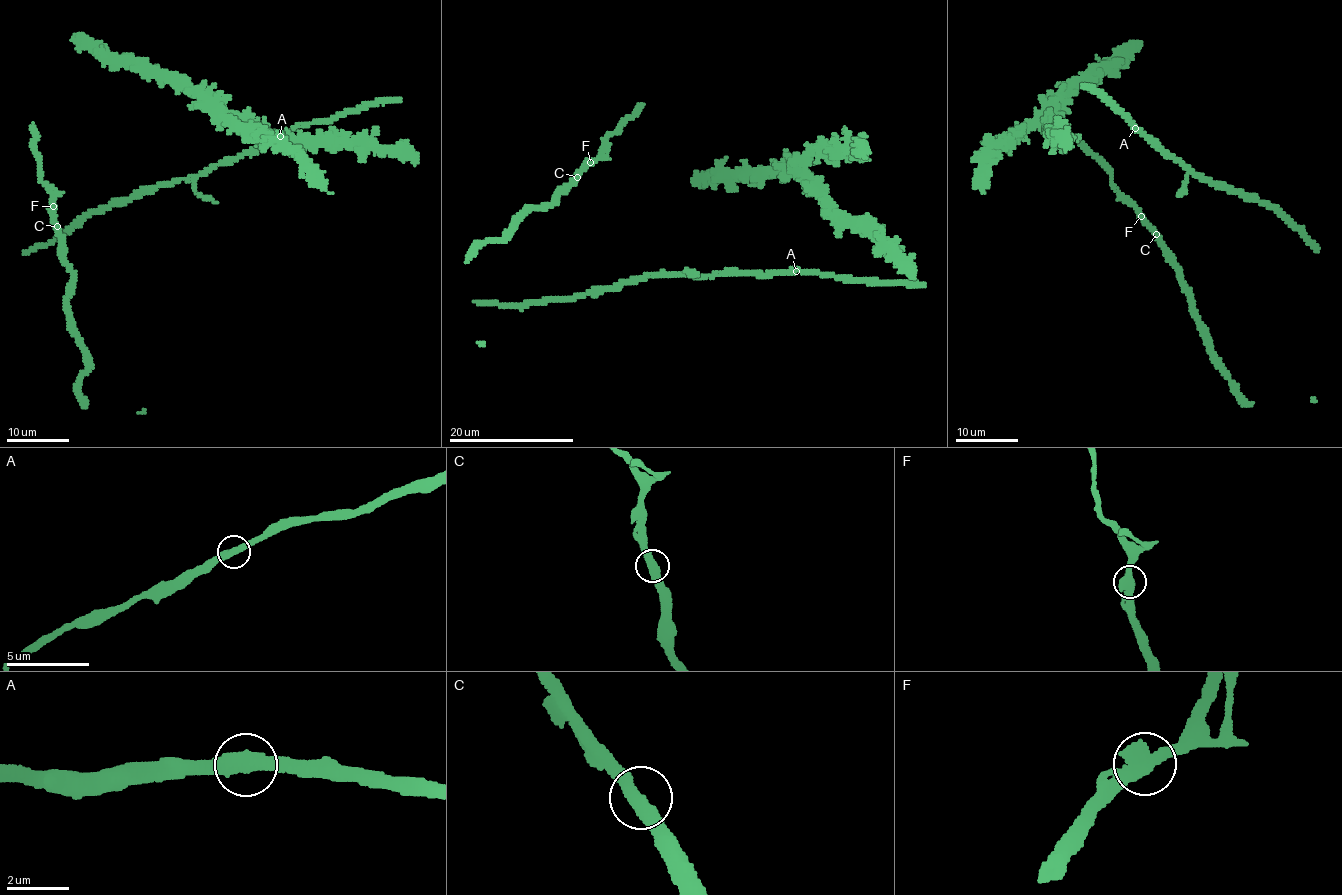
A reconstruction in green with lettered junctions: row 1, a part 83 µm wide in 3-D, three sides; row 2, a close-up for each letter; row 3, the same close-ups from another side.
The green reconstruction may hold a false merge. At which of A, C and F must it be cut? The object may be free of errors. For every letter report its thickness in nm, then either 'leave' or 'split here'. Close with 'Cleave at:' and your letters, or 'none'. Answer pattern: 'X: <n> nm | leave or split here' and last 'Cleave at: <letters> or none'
A: 460 nm | leave
C: 440 nm | leave
F: 440 nm | leave
Cleave at: none

